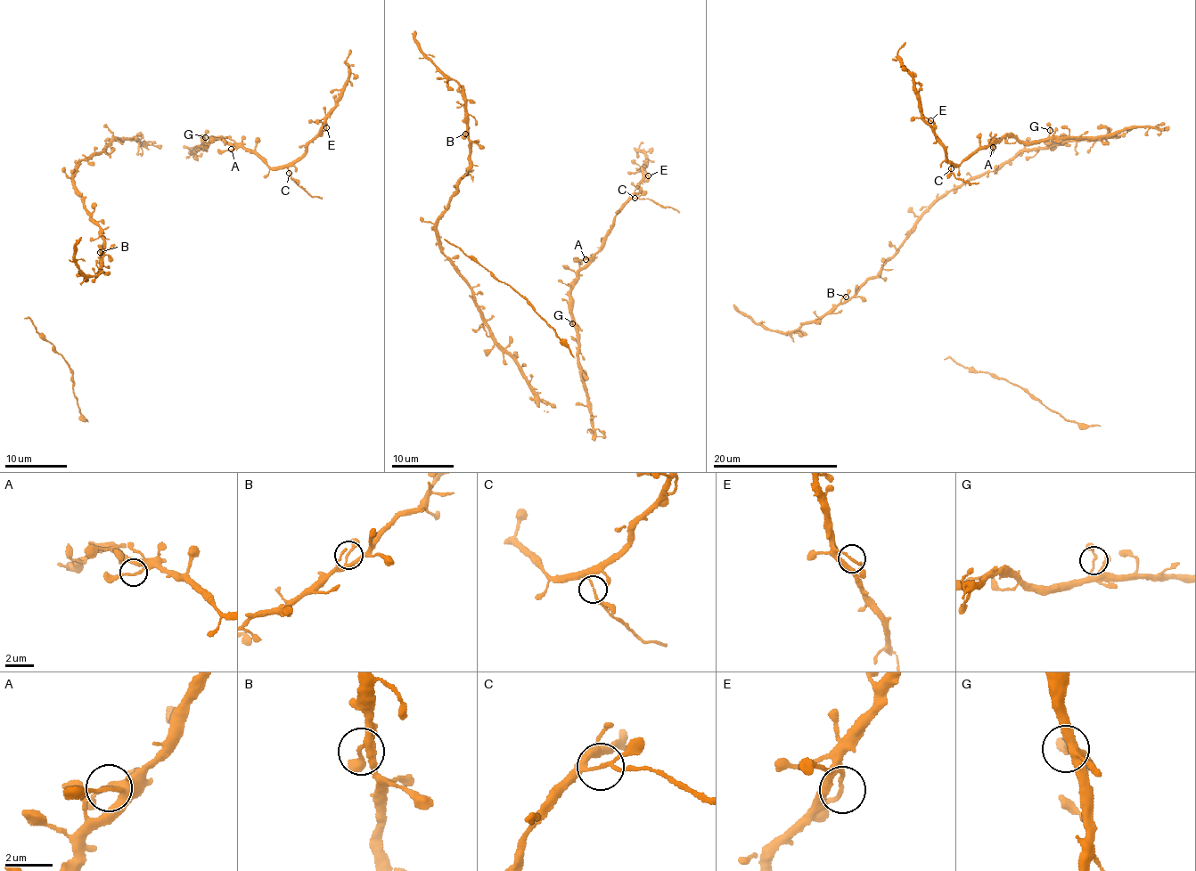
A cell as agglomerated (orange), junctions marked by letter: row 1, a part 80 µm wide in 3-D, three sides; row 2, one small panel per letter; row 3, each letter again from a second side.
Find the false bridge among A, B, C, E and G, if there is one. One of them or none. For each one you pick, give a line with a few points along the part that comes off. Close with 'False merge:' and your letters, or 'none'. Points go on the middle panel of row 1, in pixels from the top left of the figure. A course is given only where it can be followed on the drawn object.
C: course (635, 198), (650, 199), (679, 212)
False merge: C

